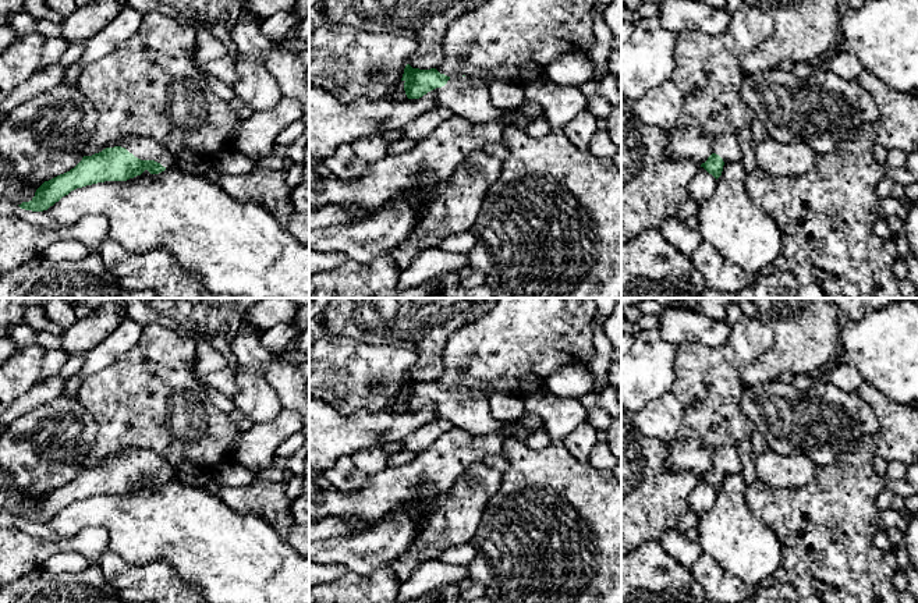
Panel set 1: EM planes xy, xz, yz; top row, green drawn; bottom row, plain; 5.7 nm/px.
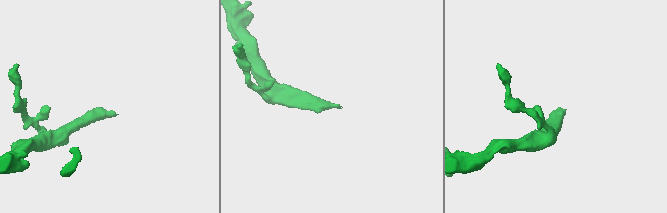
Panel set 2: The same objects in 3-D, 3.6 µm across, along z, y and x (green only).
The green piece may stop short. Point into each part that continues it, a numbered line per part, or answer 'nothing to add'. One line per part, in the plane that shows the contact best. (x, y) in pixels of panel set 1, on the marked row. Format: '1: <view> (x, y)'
1: xy (142, 148)

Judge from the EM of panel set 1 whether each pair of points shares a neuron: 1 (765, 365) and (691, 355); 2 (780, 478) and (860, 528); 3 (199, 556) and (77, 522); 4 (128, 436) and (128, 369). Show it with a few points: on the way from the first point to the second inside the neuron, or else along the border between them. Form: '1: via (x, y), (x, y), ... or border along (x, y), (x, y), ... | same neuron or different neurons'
1: border along (773, 341), (766, 351), (740, 366), (743, 385) | different neurons
2: border along (817, 467), (794, 488), (762, 481) | different neurons
3: via (169, 525), (139, 524), (127, 517), (107, 517) | same neuron
4: via (126, 419), (128, 415), (128, 386) | same neuron

